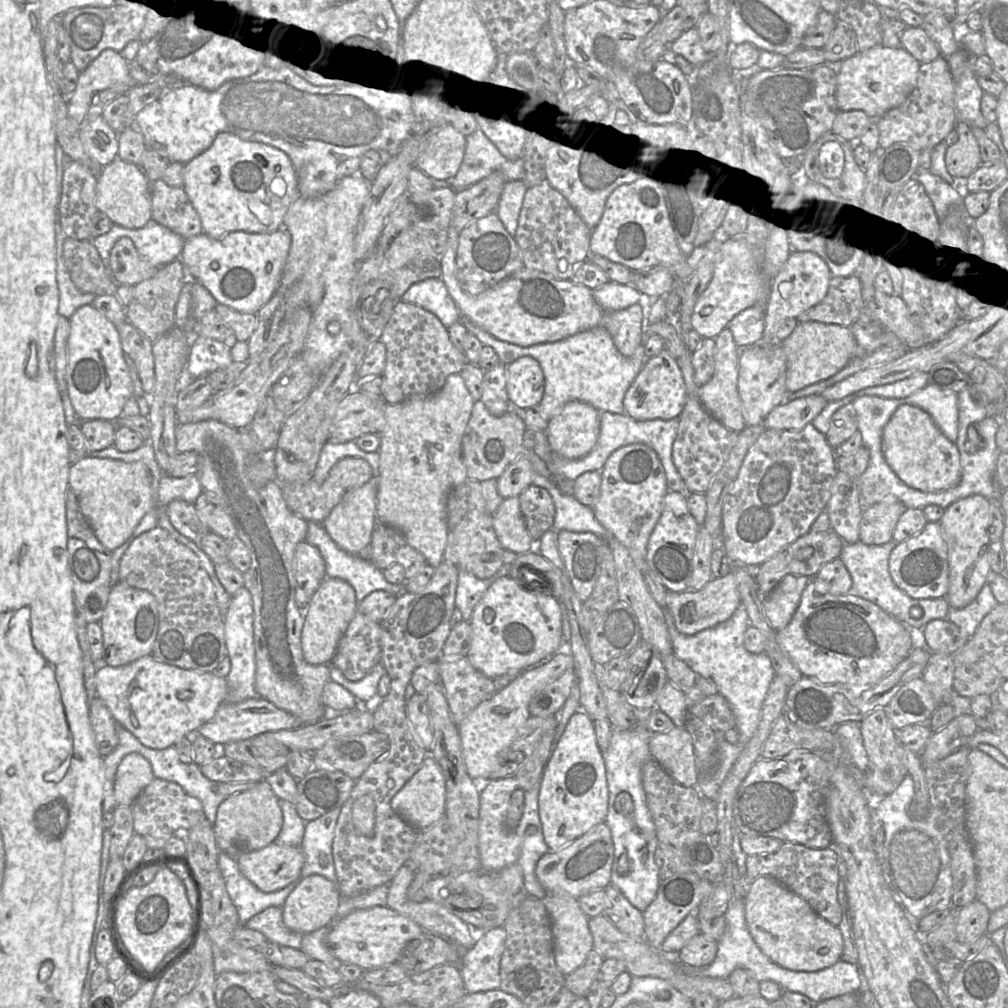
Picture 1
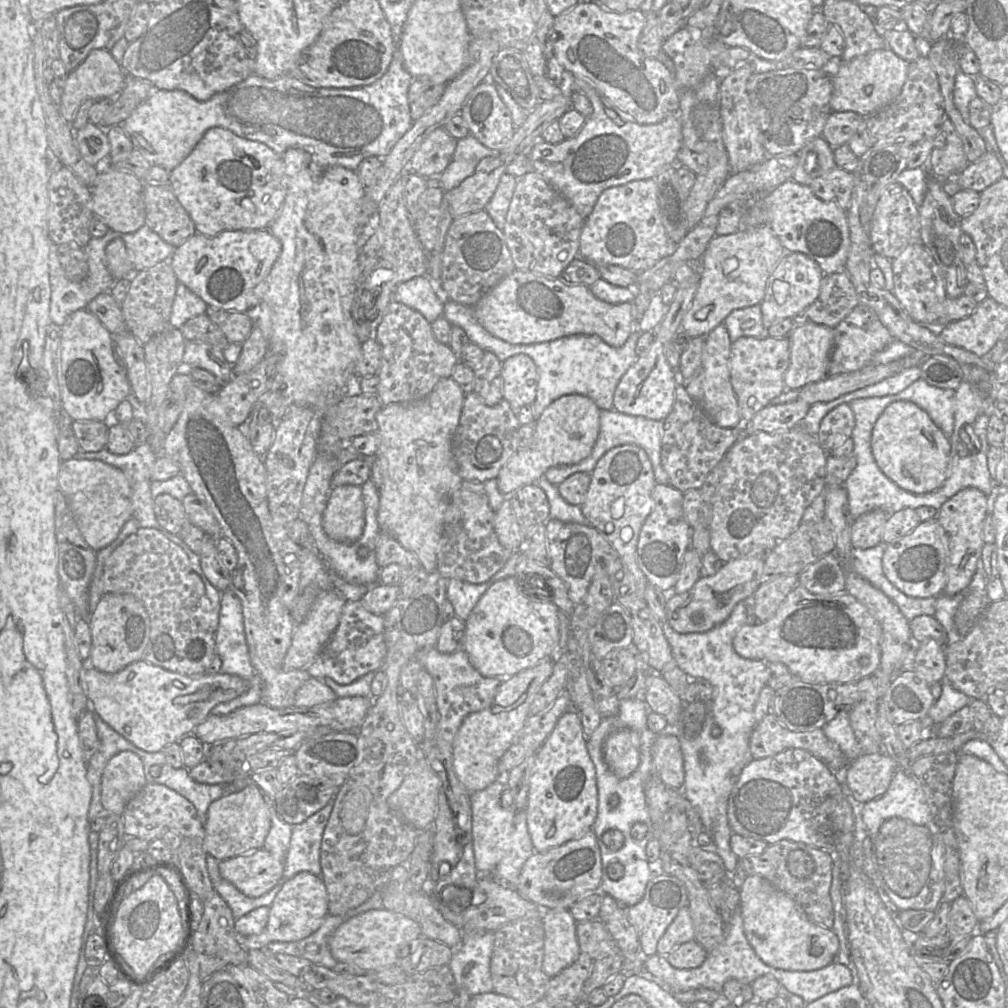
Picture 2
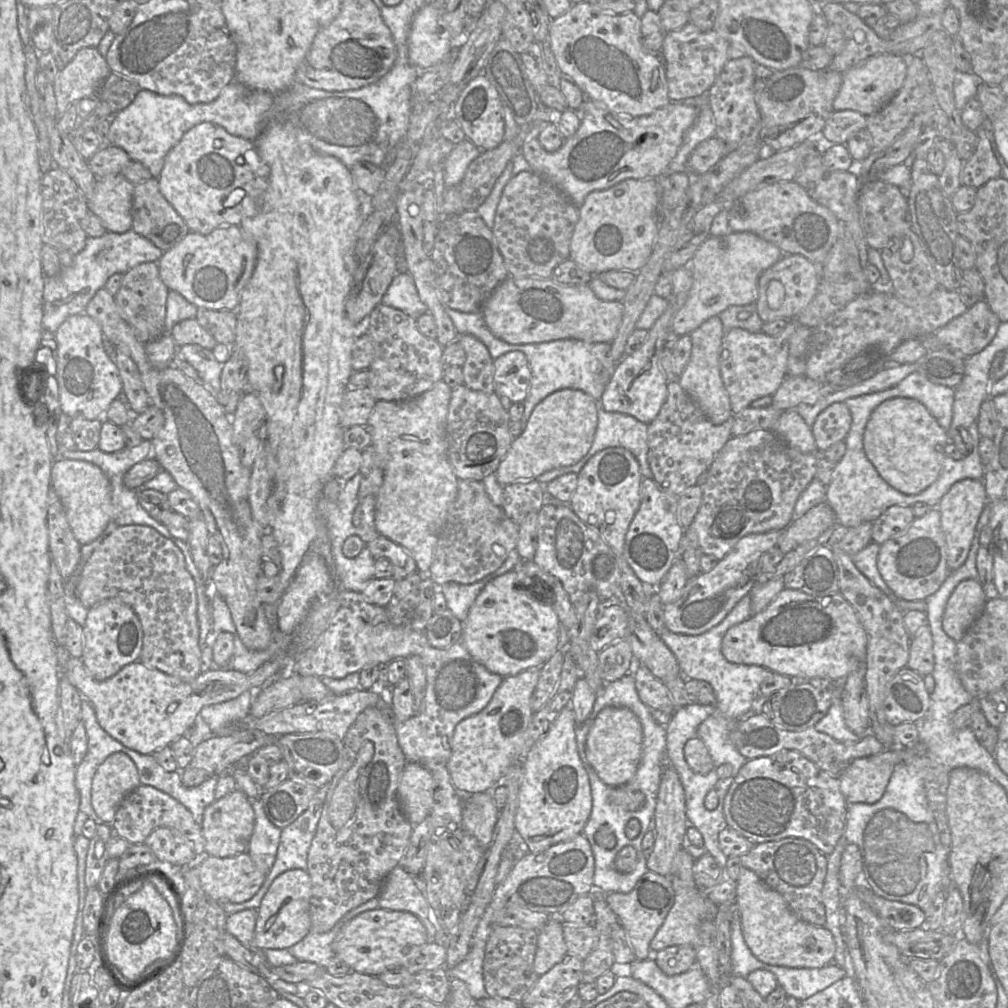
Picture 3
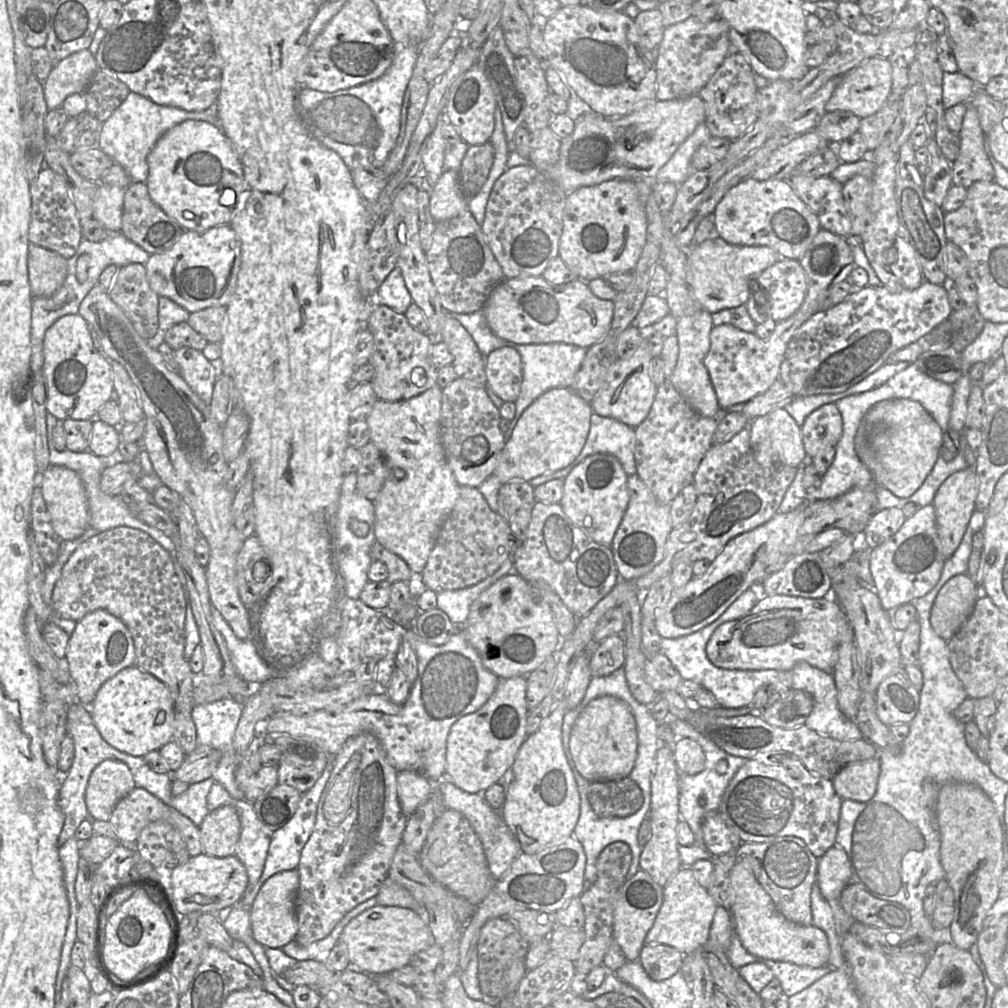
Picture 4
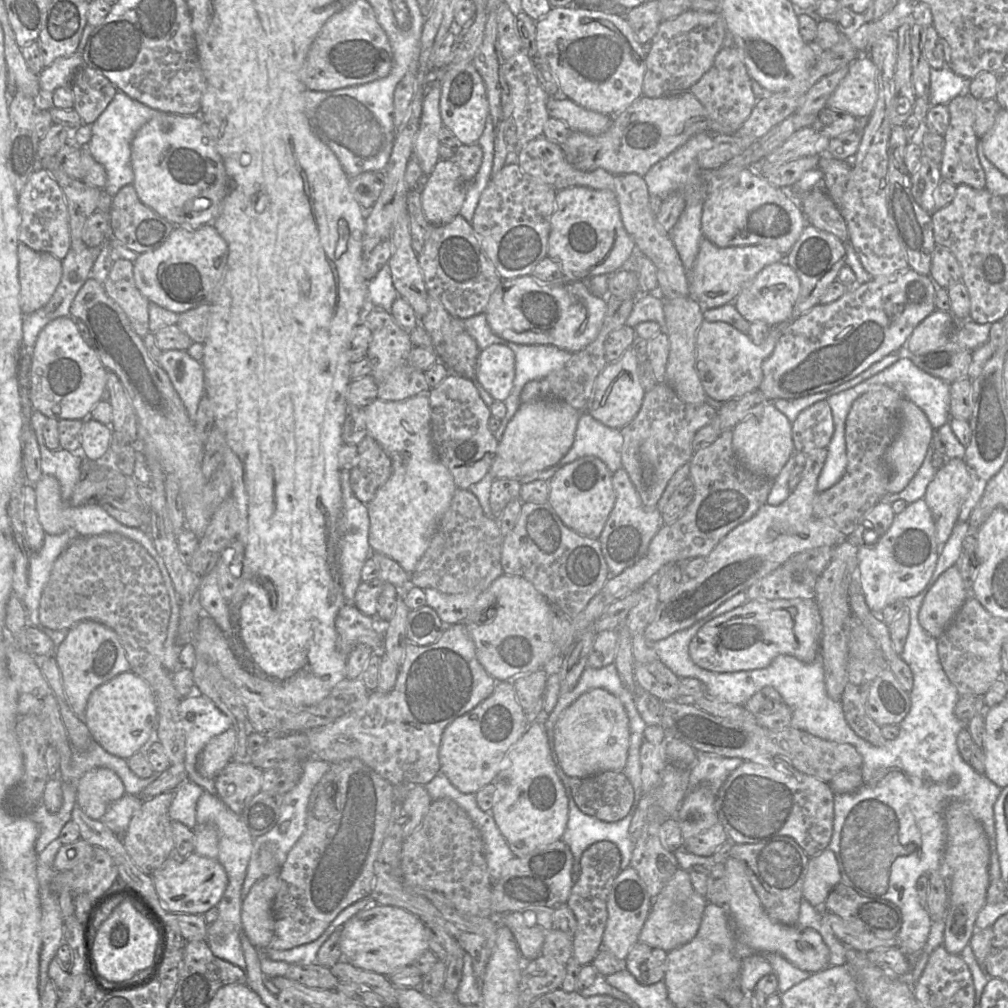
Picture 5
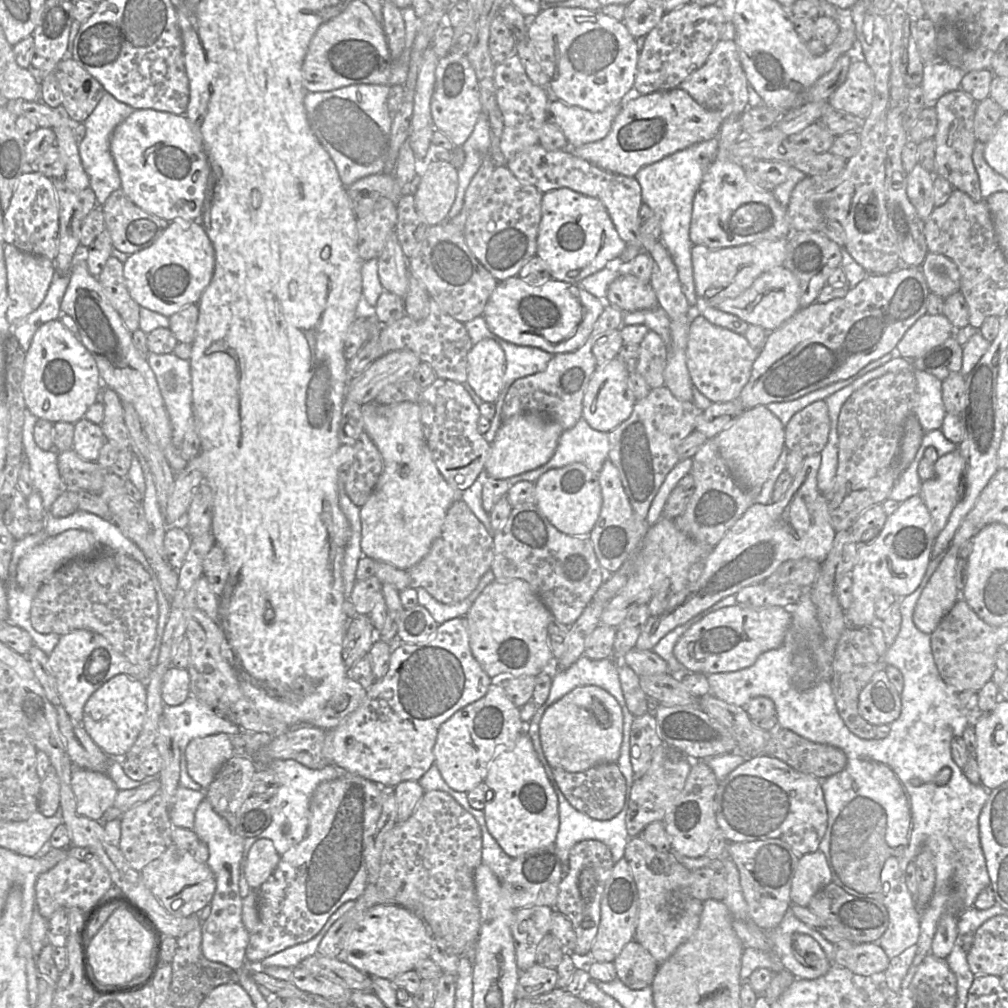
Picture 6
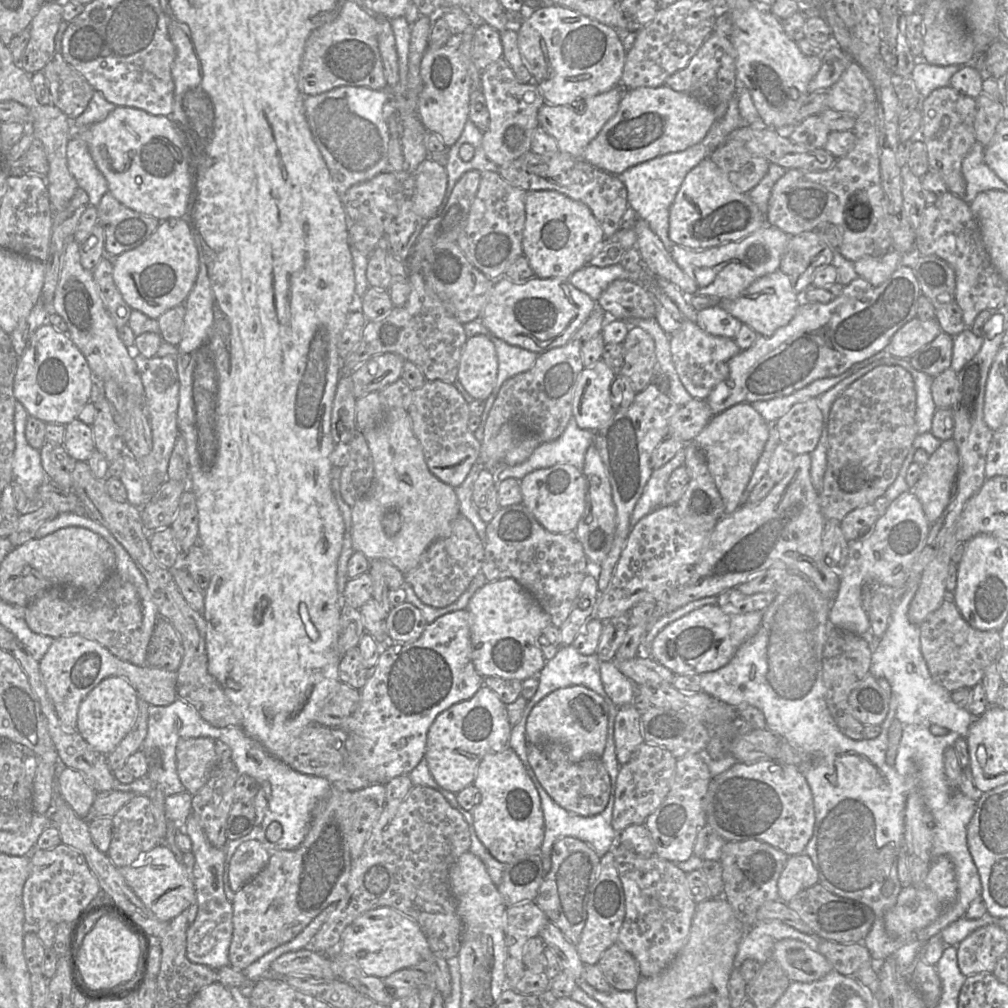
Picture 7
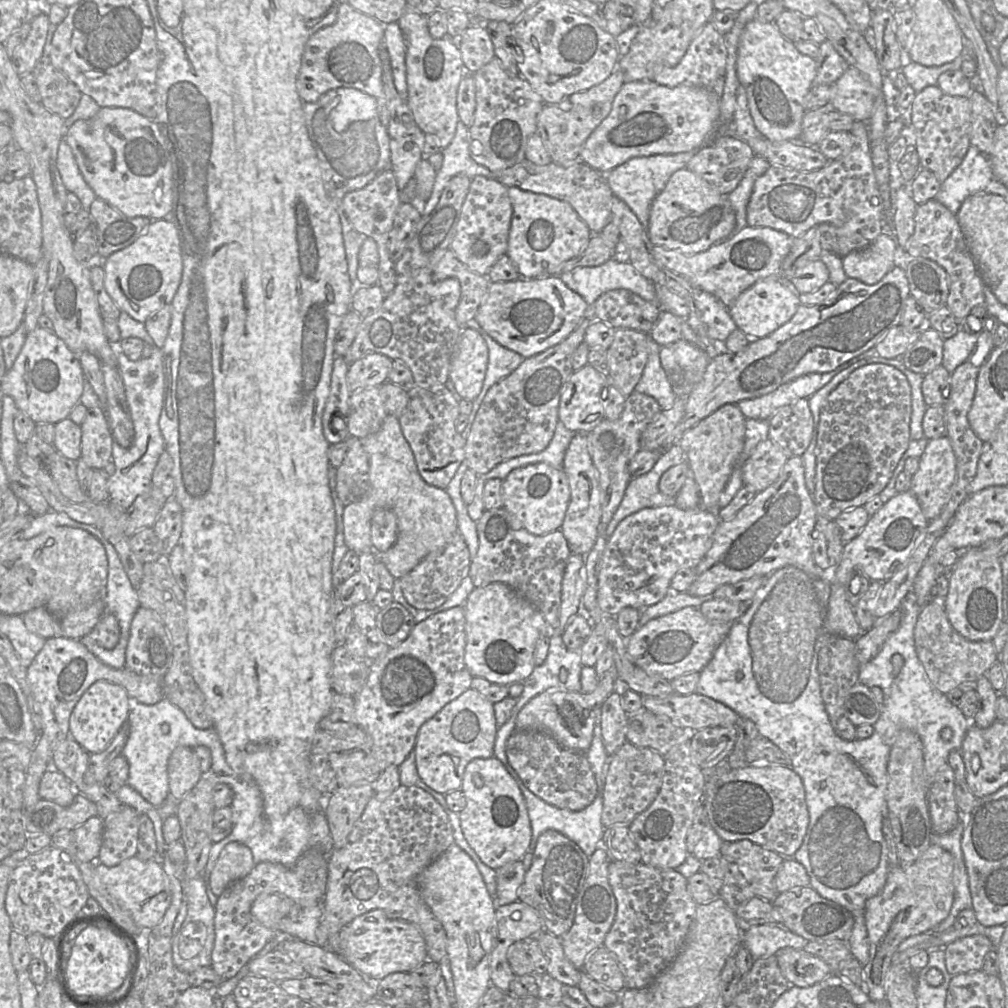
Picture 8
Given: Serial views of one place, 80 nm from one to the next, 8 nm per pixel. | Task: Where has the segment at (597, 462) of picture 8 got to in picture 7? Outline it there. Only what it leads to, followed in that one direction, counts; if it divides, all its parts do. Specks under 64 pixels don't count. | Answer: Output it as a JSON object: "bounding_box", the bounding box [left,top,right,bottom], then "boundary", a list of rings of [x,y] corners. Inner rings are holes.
{"bounding_box":[593,383,680,596],"boundary":[[[651,383],[636,393],[627,410],[617,410],[609,424],[595,432],[593,446],[598,452],[609,477],[612,497],[617,508],[618,526],[612,549],[598,567],[598,589],[601,596],[606,592],[613,570],[631,530],[630,519],[633,510],[649,481],[653,468],[650,460],[657,446],[668,438],[669,419],[680,406],[667,395],[666,390],[657,383]]]}

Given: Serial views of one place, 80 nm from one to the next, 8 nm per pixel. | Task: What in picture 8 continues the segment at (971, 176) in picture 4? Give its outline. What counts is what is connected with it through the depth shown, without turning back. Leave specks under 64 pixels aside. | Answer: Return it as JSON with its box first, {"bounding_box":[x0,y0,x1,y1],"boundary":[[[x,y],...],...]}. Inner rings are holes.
{"bounding_box":[910,86,971,182],"boundary":[[[928,86],[916,93],[910,108],[916,149],[922,168],[933,172],[941,182],[961,164],[971,146],[971,115],[968,97],[948,95],[938,86]]]}

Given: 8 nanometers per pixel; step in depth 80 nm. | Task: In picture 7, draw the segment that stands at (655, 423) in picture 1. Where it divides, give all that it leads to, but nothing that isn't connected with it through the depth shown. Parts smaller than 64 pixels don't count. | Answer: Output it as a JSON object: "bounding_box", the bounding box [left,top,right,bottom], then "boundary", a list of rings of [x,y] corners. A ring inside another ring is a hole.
{"bounding_box":[495,419,595,480],"boundary":[[[571,419],[561,436],[550,443],[542,443],[521,464],[503,467],[495,473],[498,480],[514,478],[521,480],[527,474],[558,464],[583,468],[587,449],[593,445],[595,432],[579,428]]]}

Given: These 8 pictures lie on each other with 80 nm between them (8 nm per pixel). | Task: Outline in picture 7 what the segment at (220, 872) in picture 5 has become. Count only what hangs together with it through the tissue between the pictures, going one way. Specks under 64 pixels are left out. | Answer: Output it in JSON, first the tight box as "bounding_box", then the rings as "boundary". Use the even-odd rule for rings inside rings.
{"bounding_box":[119,844,196,921],"boundary":[[[164,844],[142,854],[129,866],[119,867],[127,885],[161,921],[171,921],[196,904],[192,869],[188,869]]]}

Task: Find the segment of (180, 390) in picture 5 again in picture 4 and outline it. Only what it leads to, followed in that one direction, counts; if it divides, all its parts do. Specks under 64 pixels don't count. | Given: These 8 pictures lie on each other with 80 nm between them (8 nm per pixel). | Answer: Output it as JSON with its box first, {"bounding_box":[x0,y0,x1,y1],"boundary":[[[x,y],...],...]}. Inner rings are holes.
{"bounding_box":[173,347,218,404],"boundary":[[[191,347],[174,350],[173,356],[183,379],[203,401],[209,404],[218,378],[218,371],[212,361],[204,356],[202,350]]]}

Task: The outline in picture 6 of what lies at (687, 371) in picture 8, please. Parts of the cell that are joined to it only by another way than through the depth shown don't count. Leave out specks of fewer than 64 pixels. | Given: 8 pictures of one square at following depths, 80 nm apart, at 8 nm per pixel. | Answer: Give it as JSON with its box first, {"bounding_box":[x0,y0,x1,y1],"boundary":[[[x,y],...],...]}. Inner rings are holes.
{"bounding_box":[686,313,760,403],"boundary":[[[699,313],[692,316],[686,350],[686,364],[694,388],[716,403],[738,399],[750,379],[760,348],[752,347],[744,335],[710,323]]]}

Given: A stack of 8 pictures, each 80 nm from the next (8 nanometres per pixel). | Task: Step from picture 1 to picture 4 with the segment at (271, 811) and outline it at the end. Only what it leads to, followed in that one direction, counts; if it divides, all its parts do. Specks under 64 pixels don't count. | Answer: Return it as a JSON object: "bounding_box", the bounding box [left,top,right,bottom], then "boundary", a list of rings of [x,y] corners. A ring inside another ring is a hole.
{"bounding_box":[198,806,241,857],"boundary":[[[221,806],[209,811],[198,828],[203,853],[214,857],[234,855],[241,824],[233,806]]]}

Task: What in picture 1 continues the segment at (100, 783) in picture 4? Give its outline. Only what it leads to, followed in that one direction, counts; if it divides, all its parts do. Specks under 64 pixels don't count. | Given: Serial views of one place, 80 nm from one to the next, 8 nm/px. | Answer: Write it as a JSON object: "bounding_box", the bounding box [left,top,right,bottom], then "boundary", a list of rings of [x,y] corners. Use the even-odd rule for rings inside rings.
{"bounding_box":[114,753,155,806],"boundary":[[[137,753],[124,756],[114,778],[114,797],[117,806],[130,806],[155,779],[151,764]]]}

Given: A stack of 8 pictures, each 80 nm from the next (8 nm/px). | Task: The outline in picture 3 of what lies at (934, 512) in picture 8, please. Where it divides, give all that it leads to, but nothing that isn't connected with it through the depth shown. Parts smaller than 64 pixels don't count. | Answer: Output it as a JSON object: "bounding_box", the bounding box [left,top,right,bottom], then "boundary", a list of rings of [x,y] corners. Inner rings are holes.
{"bounding_box":[936,479,988,573],"boundary":[[[962,479],[955,482],[941,498],[936,509],[939,512],[946,545],[948,573],[957,570],[967,559],[975,535],[979,516],[988,504],[985,488],[981,480]]]}

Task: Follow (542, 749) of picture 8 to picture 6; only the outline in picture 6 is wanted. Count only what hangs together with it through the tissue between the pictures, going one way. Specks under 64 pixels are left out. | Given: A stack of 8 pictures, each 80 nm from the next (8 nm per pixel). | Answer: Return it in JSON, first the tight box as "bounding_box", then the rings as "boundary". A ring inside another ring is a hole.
{"bounding_box":[551,763,627,821],"boundary":[[[614,763],[599,764],[583,772],[571,773],[562,769],[551,770],[554,782],[570,805],[586,816],[600,821],[618,815],[627,803],[627,785]]]}

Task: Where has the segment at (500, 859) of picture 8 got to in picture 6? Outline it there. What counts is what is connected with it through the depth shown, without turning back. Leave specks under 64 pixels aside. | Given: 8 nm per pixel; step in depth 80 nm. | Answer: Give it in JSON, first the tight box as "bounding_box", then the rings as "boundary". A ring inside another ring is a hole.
{"bounding_box":[482,733,559,859],"boundary":[[[522,733],[510,750],[498,754],[492,760],[483,783],[491,791],[490,796],[487,795],[487,802],[482,810],[486,827],[509,857],[514,859],[555,842],[559,830],[558,796],[527,733]]]}

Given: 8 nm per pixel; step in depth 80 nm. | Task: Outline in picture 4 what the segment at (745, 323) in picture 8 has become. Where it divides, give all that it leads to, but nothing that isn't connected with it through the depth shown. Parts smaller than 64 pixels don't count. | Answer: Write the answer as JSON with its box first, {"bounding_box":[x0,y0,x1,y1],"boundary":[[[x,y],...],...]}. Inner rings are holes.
{"bounding_box":[745,258,807,324],"boundary":[[[780,258],[750,281],[750,296],[745,308],[756,324],[767,320],[781,322],[797,312],[801,307],[806,291],[807,278],[804,269],[797,259]]]}

